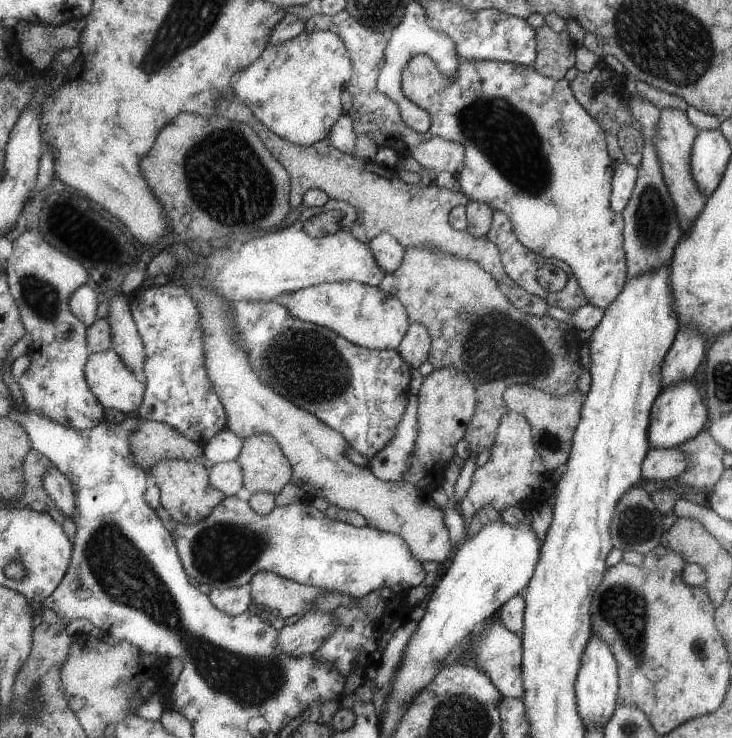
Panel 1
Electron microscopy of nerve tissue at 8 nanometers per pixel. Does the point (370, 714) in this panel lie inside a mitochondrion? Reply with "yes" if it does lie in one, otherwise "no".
no

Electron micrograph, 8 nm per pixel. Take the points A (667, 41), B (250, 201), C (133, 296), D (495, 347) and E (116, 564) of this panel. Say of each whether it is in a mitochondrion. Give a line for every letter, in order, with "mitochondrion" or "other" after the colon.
A: mitochondrion
B: mitochondrion
C: other
D: mitochondrion
E: mitochondrion

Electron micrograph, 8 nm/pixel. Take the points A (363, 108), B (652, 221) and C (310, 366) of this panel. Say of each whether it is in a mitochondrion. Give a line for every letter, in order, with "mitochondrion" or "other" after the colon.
A: other
B: mitochondrion
C: mitochondrion

